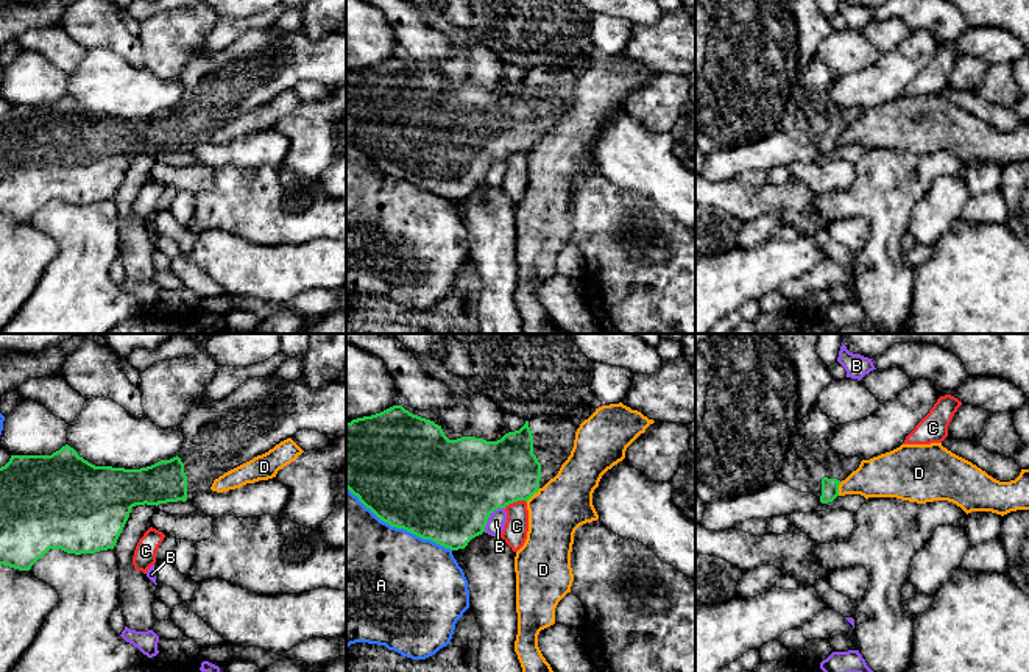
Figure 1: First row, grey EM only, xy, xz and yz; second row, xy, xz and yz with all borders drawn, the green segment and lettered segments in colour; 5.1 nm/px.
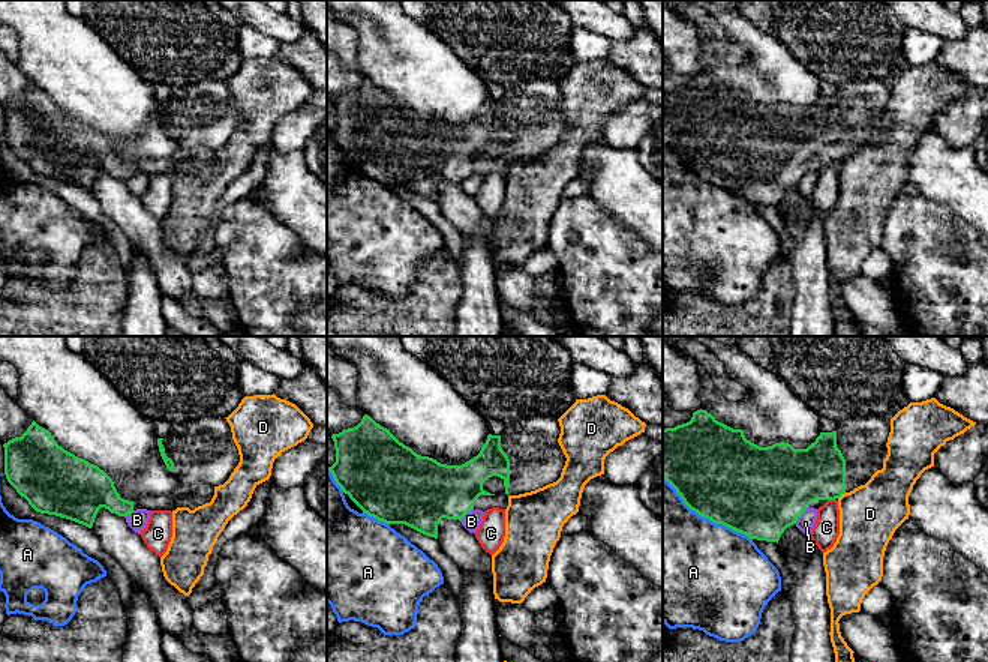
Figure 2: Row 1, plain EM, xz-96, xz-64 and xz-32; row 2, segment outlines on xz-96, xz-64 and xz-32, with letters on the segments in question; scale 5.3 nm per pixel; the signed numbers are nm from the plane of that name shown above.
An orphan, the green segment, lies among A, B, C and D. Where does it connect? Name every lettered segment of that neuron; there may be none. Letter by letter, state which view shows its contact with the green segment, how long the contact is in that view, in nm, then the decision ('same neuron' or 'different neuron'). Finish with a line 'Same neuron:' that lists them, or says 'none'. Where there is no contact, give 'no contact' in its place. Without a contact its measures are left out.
A: meets green in xz; contact 650 nm long; different neuron
B: meets green in xz; contact 170 nm long; different neuron
C: meets green in xz; contact 120 nm long; different neuron
D: meets green in xz; contact 100 nm long; different neuron
Same neuron: none

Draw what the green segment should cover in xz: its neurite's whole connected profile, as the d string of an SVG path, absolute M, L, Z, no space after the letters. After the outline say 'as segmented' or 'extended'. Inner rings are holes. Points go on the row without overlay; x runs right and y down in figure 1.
M393 56L380 64L346 73L346 139L354 147L357 147L359 151L366 159L370 159L380 172L390 175L391 178L404 179L423 190L430 190L451 201L465 200L472 189L485 182L488 168L494 161L505 159L507 156L518 151L527 153L535 143L538 143L539 139L543 139L550 129L558 125L561 115L571 106L577 80L577 76L572 76L566 70L538 69L525 72L525 75L519 81L508 83L497 92L486 92L476 87L449 90L444 86L441 76L435 75L430 70L410 64L402 56Z; extended

